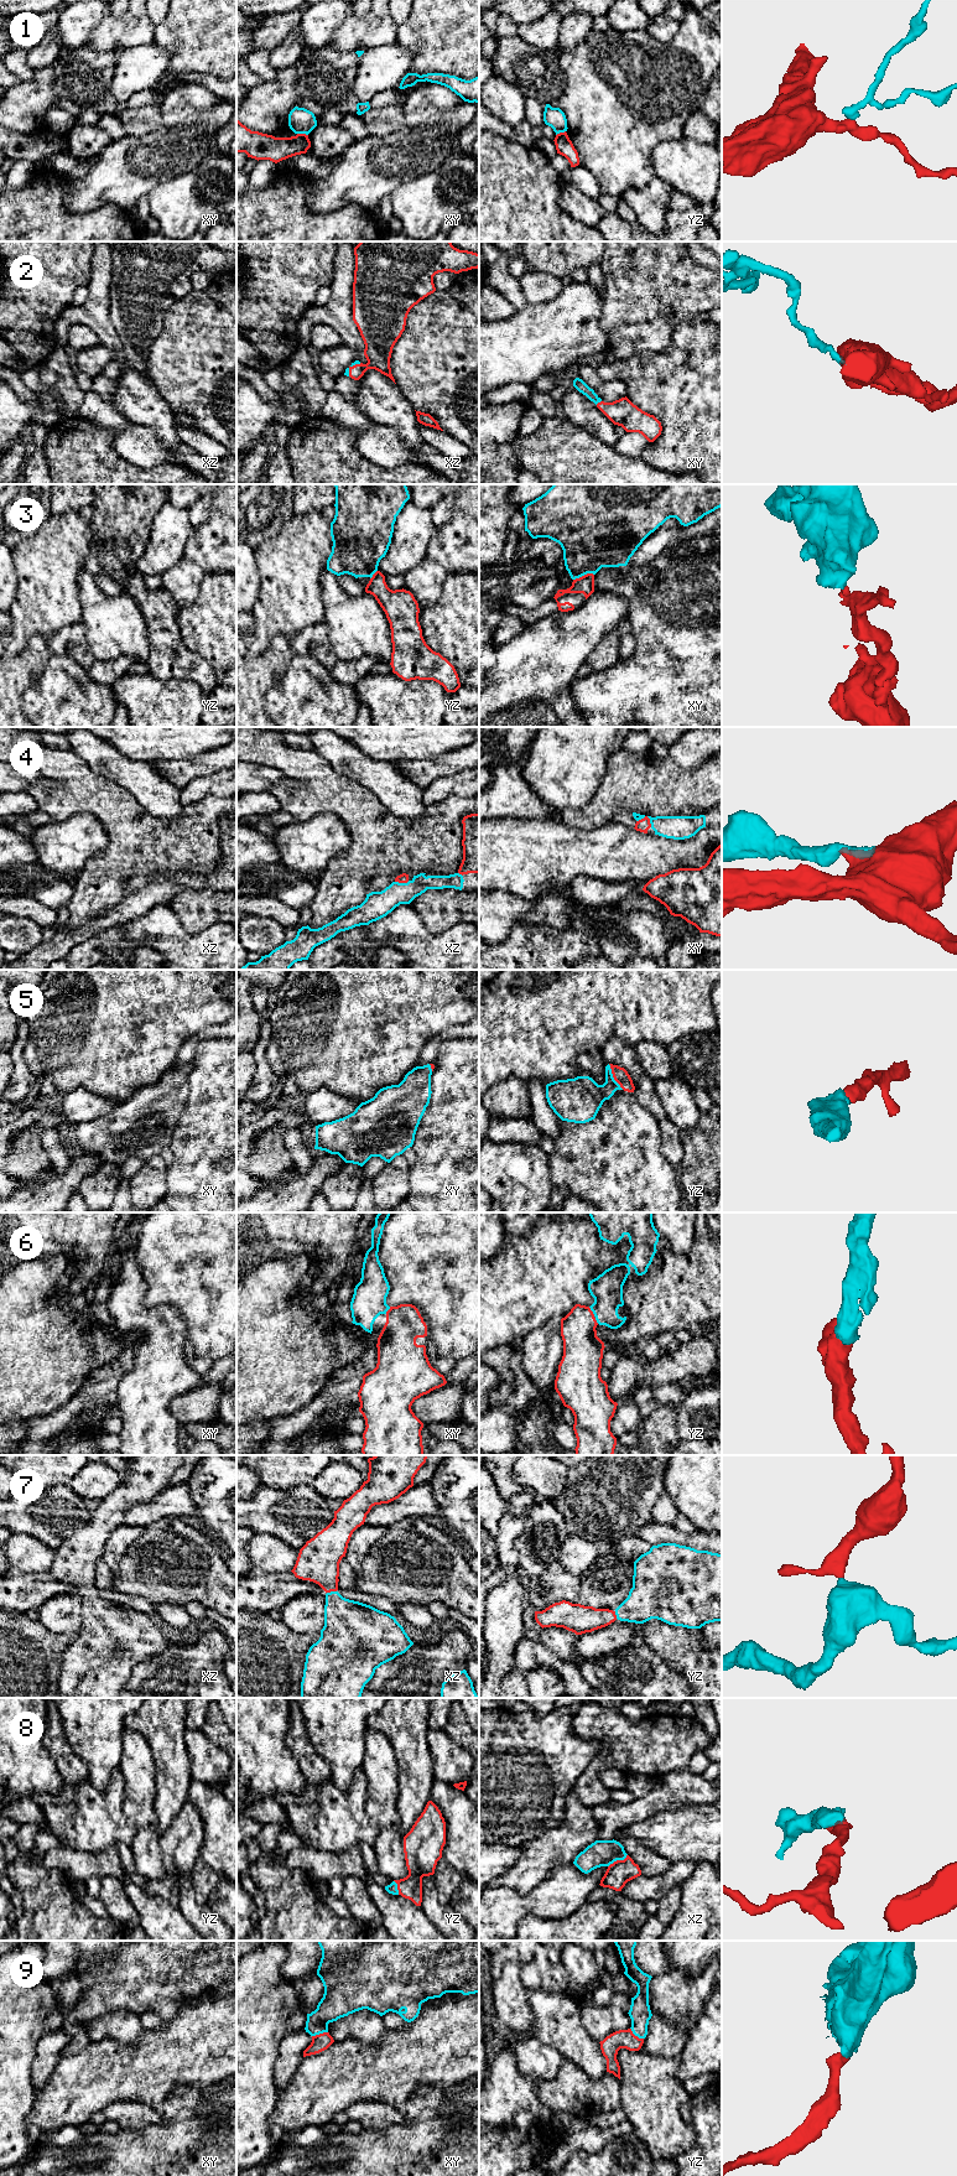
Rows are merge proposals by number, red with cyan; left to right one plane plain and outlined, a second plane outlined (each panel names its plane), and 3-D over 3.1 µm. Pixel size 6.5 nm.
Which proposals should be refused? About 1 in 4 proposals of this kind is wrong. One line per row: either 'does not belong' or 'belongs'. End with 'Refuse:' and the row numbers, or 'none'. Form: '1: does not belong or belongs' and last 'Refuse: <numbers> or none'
1: does not belong
2: belongs
3: belongs
4: belongs
5: belongs
6: belongs
7: belongs
8: belongs
9: belongs
Refuse: 1

